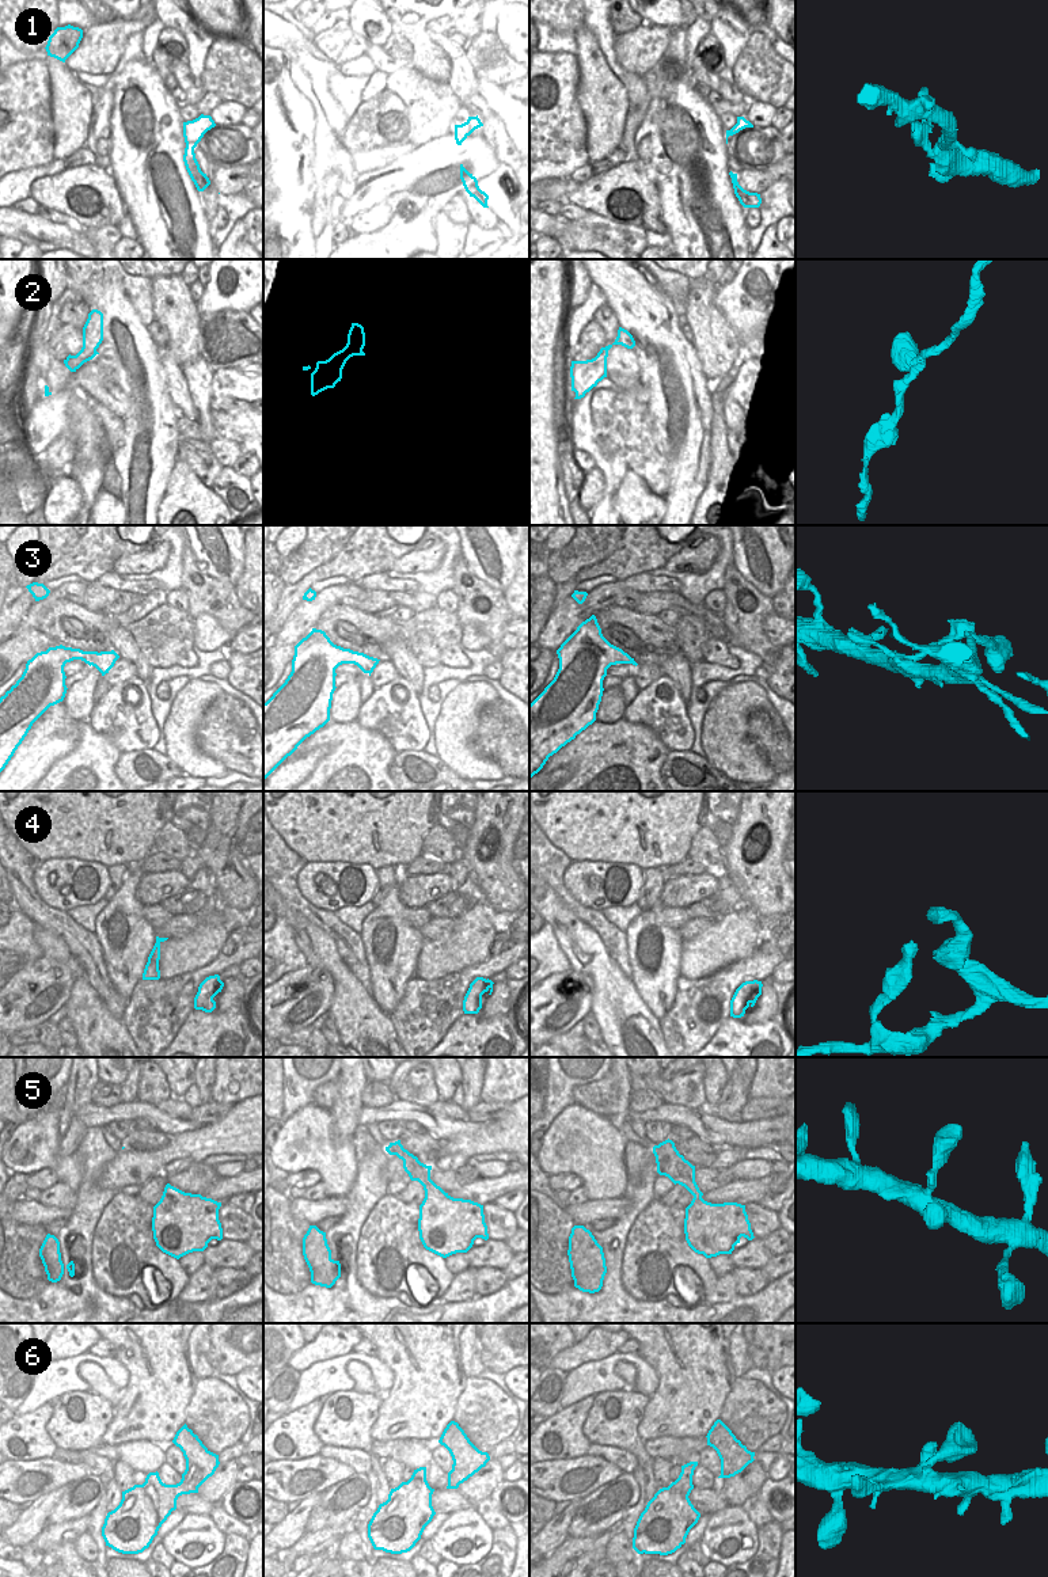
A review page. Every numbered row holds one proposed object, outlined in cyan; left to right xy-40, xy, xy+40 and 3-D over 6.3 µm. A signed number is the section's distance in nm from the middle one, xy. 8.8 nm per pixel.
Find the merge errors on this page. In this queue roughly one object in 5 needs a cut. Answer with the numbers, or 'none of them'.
none of them

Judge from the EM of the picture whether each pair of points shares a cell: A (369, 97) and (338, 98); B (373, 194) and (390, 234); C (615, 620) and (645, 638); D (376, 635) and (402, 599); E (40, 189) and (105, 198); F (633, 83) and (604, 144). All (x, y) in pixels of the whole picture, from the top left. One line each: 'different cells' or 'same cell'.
A: different cells
B: different cells
C: same cell
D: different cells
E: same cell
F: different cells

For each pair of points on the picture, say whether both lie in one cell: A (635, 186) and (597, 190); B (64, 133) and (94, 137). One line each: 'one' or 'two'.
A: one
B: two

